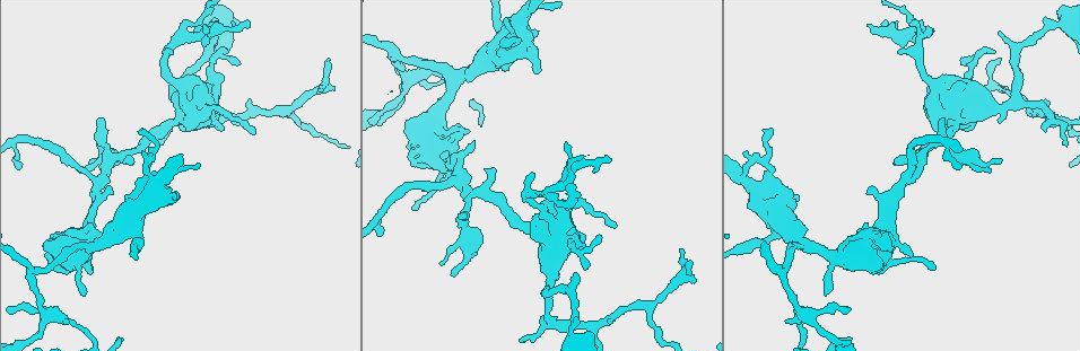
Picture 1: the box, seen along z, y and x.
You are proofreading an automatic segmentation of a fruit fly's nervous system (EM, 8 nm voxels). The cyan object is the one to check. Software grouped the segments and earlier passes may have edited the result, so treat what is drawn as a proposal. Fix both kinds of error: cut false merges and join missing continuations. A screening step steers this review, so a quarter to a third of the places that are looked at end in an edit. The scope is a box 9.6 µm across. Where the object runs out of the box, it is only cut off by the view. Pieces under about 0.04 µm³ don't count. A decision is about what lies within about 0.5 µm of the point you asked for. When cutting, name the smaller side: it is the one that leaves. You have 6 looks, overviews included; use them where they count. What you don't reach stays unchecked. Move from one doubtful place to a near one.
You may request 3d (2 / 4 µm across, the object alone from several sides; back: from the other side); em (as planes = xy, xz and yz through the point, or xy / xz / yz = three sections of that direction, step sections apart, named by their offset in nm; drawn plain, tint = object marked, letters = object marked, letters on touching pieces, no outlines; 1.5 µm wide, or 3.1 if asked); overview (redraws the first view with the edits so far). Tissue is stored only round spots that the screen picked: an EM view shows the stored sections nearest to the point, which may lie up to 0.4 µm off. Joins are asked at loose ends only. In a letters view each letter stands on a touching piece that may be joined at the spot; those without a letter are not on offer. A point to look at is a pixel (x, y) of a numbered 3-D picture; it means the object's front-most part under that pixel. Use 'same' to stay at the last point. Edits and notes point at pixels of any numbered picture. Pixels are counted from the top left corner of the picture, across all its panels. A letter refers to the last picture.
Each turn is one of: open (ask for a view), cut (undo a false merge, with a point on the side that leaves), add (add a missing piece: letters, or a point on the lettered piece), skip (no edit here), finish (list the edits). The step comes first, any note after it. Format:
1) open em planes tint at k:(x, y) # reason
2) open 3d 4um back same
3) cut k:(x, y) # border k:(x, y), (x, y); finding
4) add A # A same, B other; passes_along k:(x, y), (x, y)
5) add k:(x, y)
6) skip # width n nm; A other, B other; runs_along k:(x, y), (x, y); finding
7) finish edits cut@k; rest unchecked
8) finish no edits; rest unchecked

open em yz step 4 tint at 1:(574, 273) # branch stops here

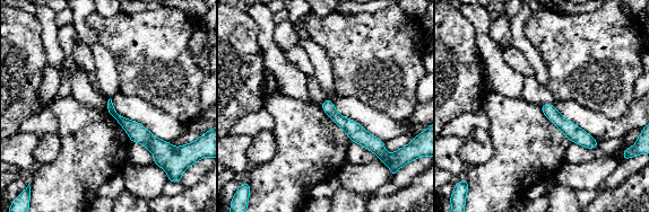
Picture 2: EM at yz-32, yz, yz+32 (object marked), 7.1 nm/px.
open em planes letters same

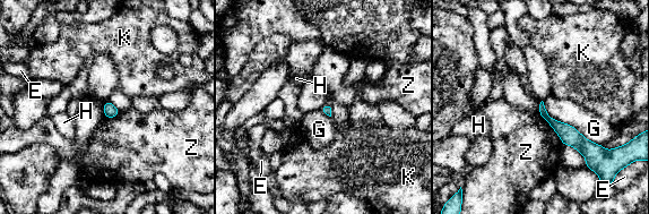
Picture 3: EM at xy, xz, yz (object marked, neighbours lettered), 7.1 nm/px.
skip # longest_contact G 550 nm; E other, G other, H other, K other, Z other; border 3:(542, 101), (552, 118), (602, 145); none of them fits

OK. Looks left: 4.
open em planes letters at 1:(1065, 26) # calibre changes

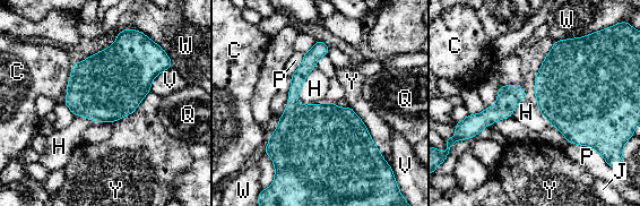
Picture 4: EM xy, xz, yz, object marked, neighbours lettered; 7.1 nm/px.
skip # C other, H other, J other, P other, Q other, V other, W other, Y other; border 4:(316, 66), (300, 88), (299, 105); continuous, no second neuron

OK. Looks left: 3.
open 3d 2um at 1:(249, 24) # tapers out

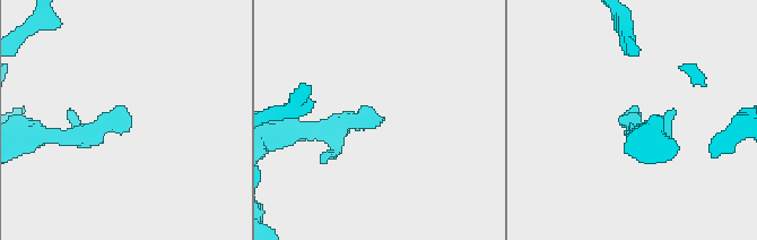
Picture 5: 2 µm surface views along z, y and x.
open em planes letters at 5:(631, 123) # need the tissue

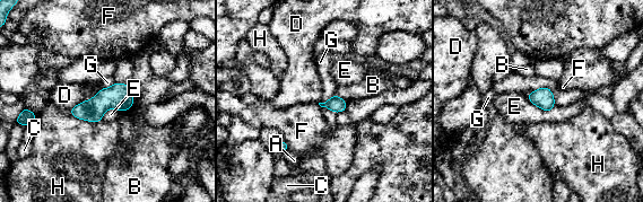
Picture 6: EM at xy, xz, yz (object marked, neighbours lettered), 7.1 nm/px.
skip # A other, B other, C other, D other, E other, F other, G other, H other; border 6:(526, 95), (546, 111), (555, 105); no lettered piece goes on from it

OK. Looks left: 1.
finish no edits; rest unchecked

